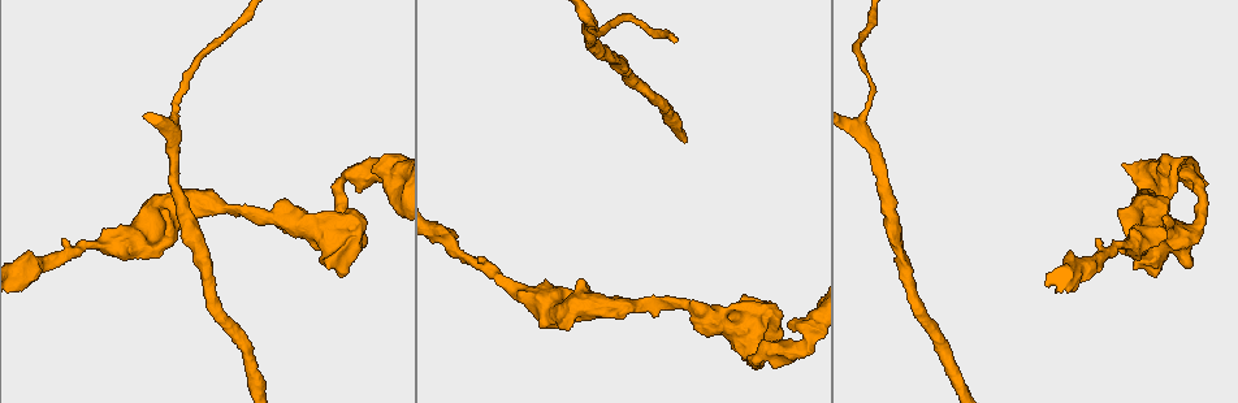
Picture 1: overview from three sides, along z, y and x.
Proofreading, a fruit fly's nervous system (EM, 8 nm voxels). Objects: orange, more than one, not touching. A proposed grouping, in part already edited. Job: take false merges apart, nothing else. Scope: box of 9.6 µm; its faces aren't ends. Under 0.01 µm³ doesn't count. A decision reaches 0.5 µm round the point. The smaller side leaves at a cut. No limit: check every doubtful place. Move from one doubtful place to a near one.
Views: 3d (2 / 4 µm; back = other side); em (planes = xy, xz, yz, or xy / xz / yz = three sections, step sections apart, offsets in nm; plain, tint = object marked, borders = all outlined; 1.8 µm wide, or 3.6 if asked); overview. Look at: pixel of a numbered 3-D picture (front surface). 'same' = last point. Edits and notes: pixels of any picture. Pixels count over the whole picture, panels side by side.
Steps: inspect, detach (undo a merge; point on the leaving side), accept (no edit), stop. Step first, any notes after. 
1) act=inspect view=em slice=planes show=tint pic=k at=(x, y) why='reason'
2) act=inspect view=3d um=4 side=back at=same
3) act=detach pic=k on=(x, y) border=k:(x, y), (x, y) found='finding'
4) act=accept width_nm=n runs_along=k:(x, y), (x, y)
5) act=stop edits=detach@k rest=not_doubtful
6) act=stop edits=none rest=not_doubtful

act=inspect view=3d um=4 pic=1 at=(572, 307) why='touches itself'

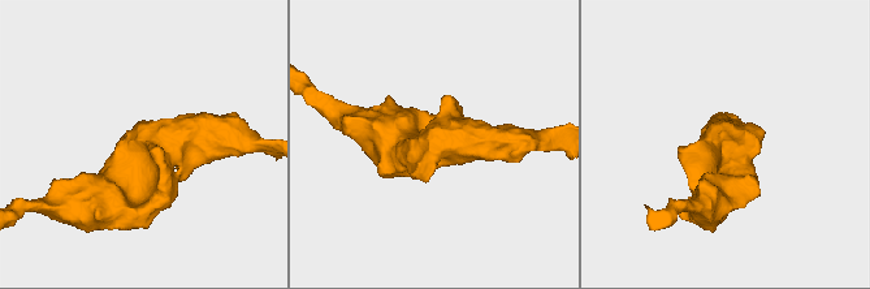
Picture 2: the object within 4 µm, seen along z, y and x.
act=inspect view=em um=3.6 slice=planes show=tint pic=2 at=(439, 143) arms=3 arm_widths_nm=320,400,460

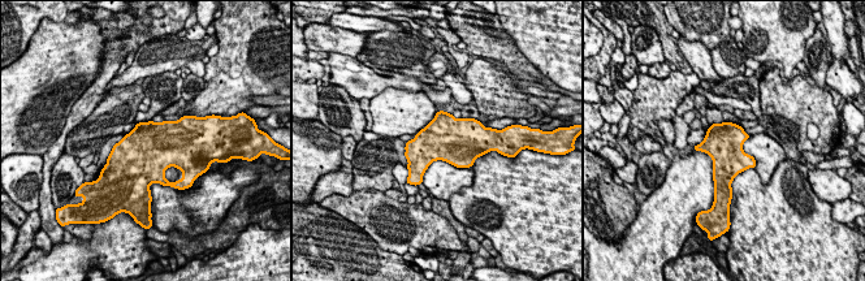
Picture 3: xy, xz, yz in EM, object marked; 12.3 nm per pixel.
act=accept found='continuous, no second neuron'

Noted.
act=inspect view=em um=3.6 slice=yz step=4 show=tint pic=1 at=(754, 339) why='calibre changes'

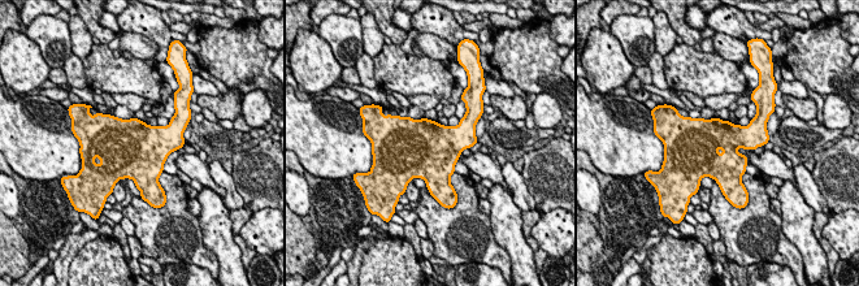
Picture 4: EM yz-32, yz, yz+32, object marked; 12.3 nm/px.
act=accept found='continuous, no second neuron'

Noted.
act=inspect view=3d um=4 pic=1 at=(708, 313)

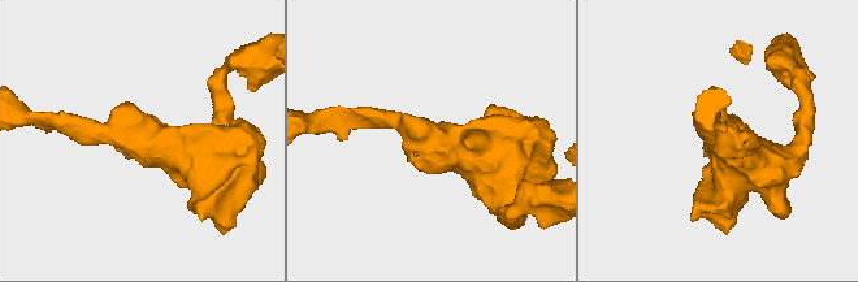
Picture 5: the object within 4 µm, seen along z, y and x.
act=inspect view=em slice=planes show=borders pic=5 at=(725, 151)

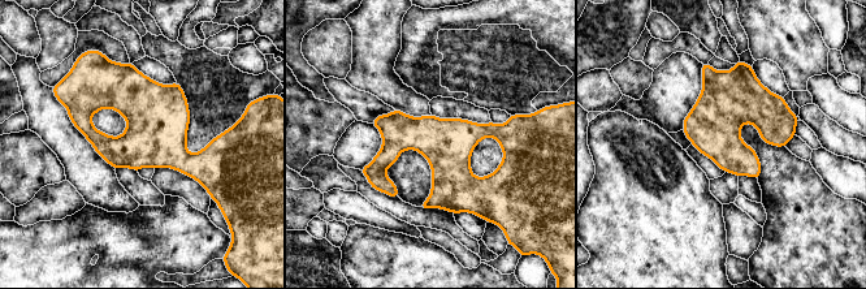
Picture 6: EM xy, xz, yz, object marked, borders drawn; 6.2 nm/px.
act=accept width_nm=320 runs_along=6:(509, 137), (407, 136), (366, 171) found='one neuron here'

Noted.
act=stop edits=none rest=not_doubtful

